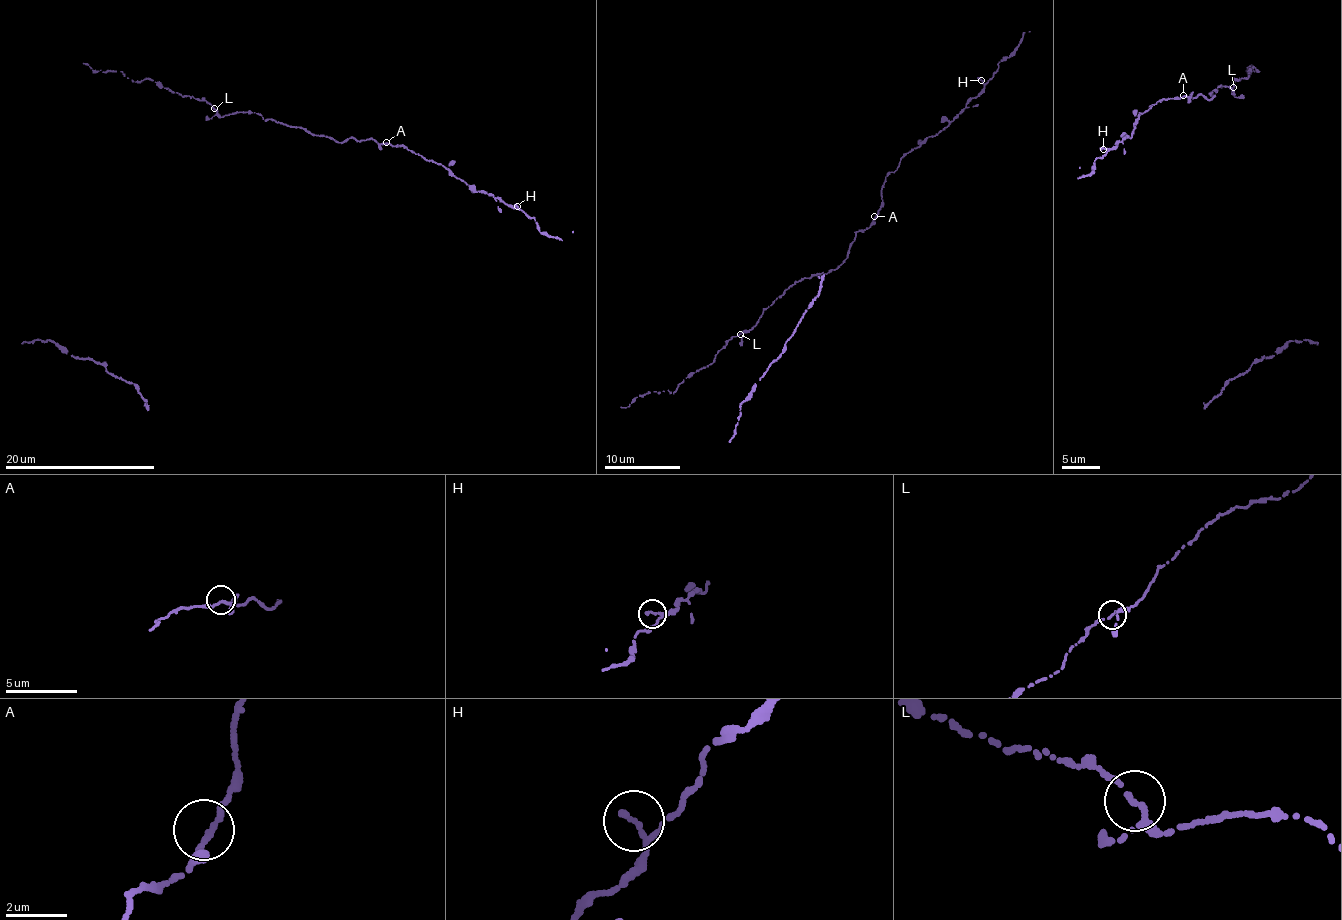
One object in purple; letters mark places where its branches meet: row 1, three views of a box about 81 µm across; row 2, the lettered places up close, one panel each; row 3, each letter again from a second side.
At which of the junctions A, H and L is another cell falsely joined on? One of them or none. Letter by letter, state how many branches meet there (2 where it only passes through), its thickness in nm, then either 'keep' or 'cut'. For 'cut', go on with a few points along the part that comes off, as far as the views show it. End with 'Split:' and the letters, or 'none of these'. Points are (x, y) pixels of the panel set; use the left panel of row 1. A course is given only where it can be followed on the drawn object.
A: branches 2; calibre 200 nm; keep
H: branches 2; calibre 190 nm; keep
L: branches 2; calibre 190 nm; keep
Split: none of these

